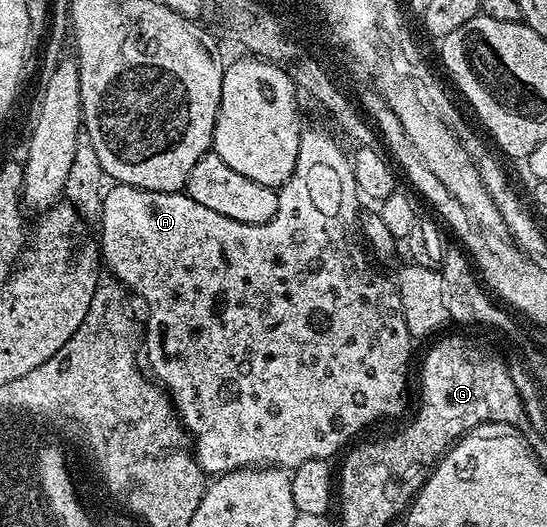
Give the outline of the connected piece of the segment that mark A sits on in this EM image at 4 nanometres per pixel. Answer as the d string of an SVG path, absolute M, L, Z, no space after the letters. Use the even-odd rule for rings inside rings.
M312 127L301 130L300 148L298 149L298 161L296 168L291 177L284 182L284 186L279 188L280 200L278 201L278 213L274 217L262 225L246 225L242 221L234 221L230 217L222 217L222 213L214 213L214 209L206 209L206 205L198 205L198 201L194 201L187 193L158 193L157 191L143 191L137 187L126 187L123 185L113 186L113 191L104 199L104 208L100 211L100 239L98 238L98 247L102 252L102 259L109 263L116 270L115 278L133 296L141 295L148 309L148 319L146 321L146 353L144 349L144 361L147 370L151 376L167 391L172 405L185 429L185 432L194 439L192 449L194 458L200 464L203 472L209 476L217 477L225 472L237 471L240 468L251 468L253 465L279 465L284 469L294 469L298 464L306 462L308 459L330 459L333 454L338 452L347 439L352 439L359 433L363 427L368 427L371 423L376 423L379 419L388 419L391 415L396 415L404 407L404 390L408 387L408 362L412 359L412 346L414 340L412 334L406 329L406 321L402 317L402 301L400 293L395 282L392 283L380 271L375 271L368 264L370 260L369 252L366 250L365 244L358 241L358 231L352 228L352 223L348 219L344 219L344 214L352 207L352 199L348 196L349 184L346 182L346 175L340 172L340 166L344 163L344 155L336 148L336 143L324 131Z

